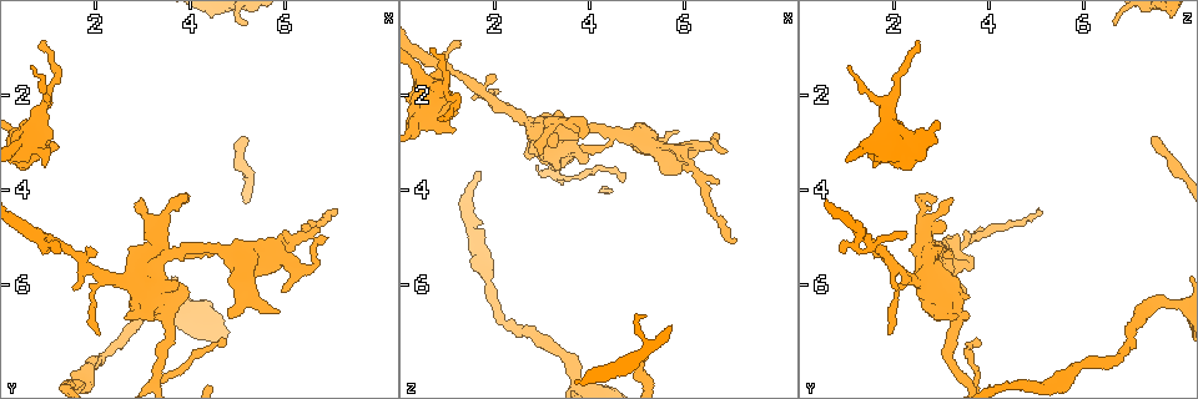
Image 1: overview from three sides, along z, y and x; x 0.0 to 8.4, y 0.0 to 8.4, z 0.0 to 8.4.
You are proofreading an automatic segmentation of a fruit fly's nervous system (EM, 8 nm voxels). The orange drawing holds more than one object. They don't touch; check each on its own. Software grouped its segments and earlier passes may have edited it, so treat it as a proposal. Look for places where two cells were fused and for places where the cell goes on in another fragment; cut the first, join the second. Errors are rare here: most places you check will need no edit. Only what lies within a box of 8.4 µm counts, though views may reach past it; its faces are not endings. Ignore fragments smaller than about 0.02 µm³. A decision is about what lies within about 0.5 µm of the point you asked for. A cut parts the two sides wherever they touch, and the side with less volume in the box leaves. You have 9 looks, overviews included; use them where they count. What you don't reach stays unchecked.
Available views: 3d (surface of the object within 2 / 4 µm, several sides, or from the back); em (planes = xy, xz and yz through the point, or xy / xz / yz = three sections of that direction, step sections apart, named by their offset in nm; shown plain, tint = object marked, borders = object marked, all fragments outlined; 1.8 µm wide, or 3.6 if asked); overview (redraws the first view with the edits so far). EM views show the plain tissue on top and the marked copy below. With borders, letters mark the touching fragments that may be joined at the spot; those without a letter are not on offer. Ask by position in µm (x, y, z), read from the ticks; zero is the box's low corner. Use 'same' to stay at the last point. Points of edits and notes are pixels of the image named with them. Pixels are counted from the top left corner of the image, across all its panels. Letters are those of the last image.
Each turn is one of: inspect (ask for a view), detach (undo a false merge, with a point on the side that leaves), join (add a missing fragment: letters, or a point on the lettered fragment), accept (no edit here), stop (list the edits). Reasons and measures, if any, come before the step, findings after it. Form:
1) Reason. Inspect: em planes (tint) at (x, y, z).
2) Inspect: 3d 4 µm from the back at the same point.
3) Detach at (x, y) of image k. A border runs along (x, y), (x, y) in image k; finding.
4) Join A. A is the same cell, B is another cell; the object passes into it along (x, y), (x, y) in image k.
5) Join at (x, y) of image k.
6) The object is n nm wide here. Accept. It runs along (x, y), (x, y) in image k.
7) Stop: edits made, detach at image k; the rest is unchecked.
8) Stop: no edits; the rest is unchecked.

Inspect: 3d 2 µm at (3.85, 4.10, 2.95).

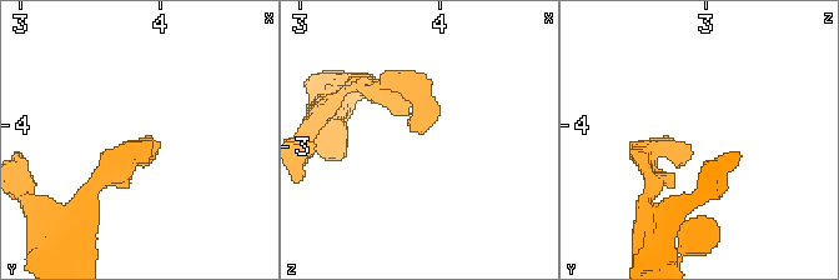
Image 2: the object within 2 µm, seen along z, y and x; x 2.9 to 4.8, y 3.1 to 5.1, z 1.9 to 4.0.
Shape alone is not enough. Inspect: em planes (borders) at (3.82, 4.14, 2.90).

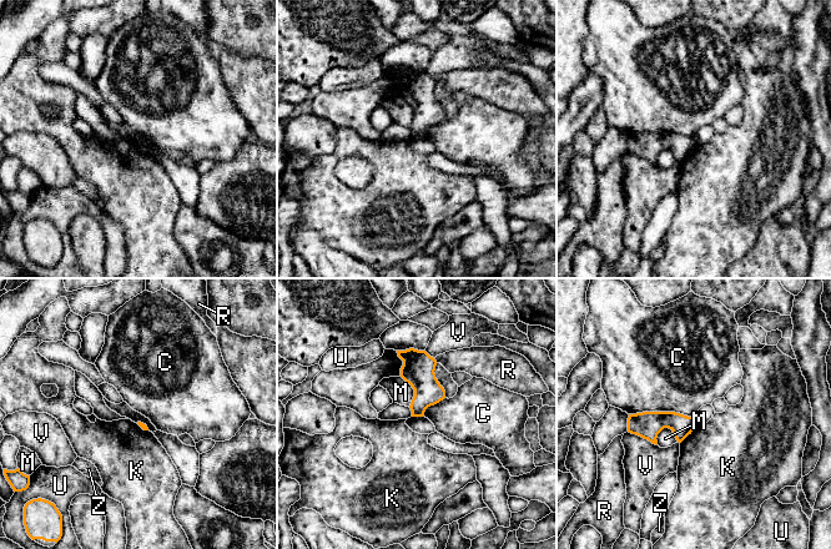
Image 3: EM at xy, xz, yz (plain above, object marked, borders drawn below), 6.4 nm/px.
Accept. C, K, M, R, U, V and Z are other cells; a border runs along (629, 413), (679, 412), (694, 417) in image 3; none of them fits.

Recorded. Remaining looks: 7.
Calibre changes. Inspect: em planes (borders) at (2.35, 5.85, 2.35).

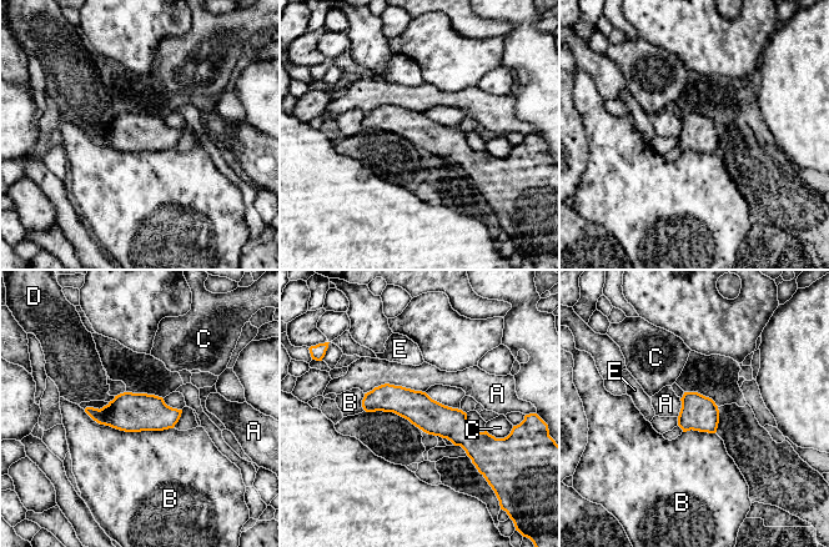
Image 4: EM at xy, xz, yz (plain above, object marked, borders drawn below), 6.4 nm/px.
Accept. A, B, C, D and E are other cells; a border runs along (425, 391), (381, 384), (365, 394) in image 4; one cell here.

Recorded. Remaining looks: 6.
An open end. Inspect: em xz step 4 (tint) at (0.95, 3.55, 1.60).

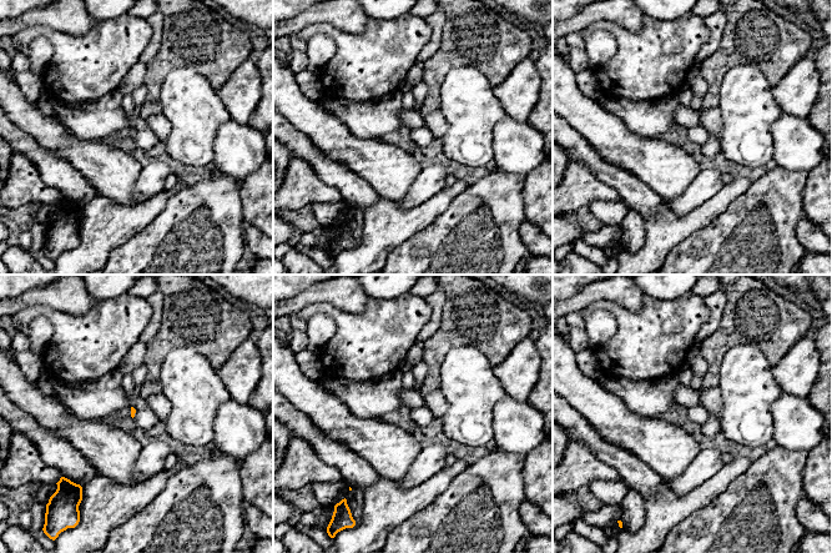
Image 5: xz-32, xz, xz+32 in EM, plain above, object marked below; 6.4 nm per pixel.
Inspect: em xy step 4 (borders) at the same point.

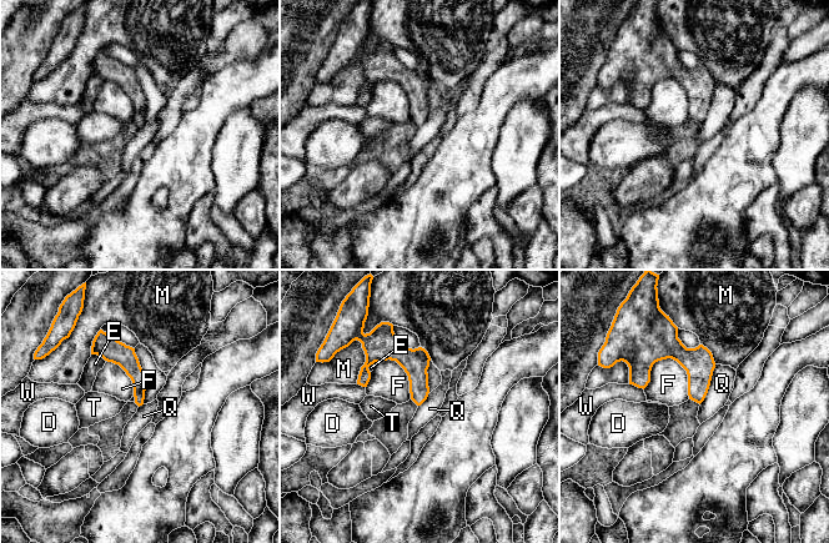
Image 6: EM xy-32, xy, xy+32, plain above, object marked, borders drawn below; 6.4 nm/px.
Accept. D, E, F, M, Q, T and W are other cells; a border runs along (716, 365), (708, 392), (699, 403) in image 6; no lettered fragment goes on from it.

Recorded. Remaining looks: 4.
Free end. Inspect: 3d 4 µm from the back at (0.90, 0.85, 2.55).

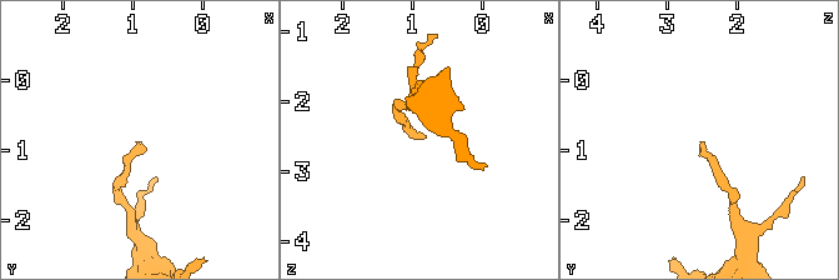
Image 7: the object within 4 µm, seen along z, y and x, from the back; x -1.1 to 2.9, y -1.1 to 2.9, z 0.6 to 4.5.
Inspect: em xz step 16 (borders) at (0.85, 0.90, 2.55).

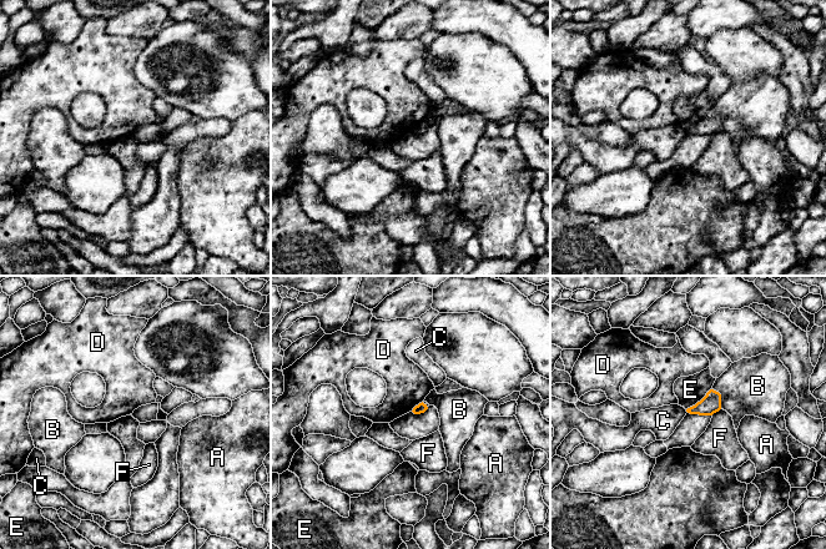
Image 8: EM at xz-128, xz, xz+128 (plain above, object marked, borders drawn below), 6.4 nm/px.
The longest contact is with E, 220 nm. Accept. A, B, C, D, E and F are other cells; a border runs along (422, 401), (411, 411) in image 8; none of them fits.

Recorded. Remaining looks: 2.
Stop: no edits; the rest is unchecked.

